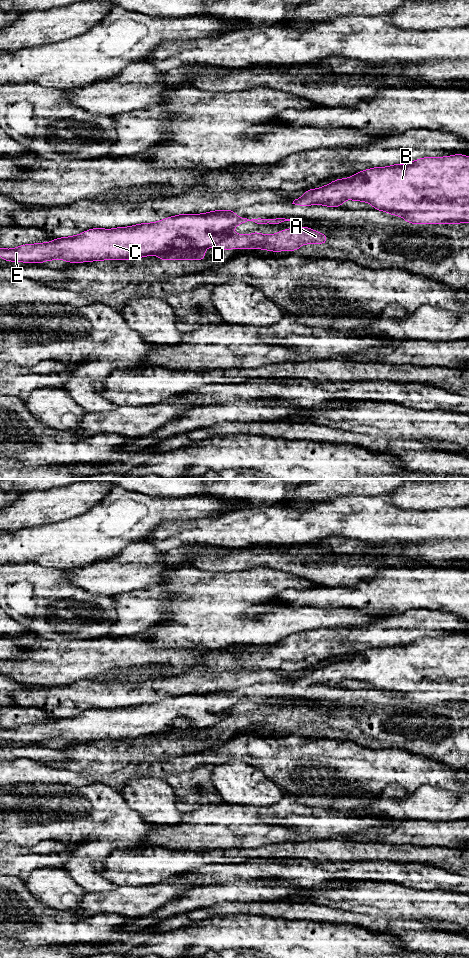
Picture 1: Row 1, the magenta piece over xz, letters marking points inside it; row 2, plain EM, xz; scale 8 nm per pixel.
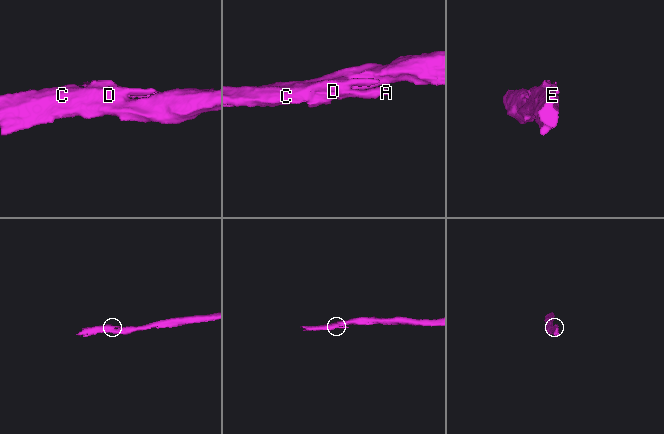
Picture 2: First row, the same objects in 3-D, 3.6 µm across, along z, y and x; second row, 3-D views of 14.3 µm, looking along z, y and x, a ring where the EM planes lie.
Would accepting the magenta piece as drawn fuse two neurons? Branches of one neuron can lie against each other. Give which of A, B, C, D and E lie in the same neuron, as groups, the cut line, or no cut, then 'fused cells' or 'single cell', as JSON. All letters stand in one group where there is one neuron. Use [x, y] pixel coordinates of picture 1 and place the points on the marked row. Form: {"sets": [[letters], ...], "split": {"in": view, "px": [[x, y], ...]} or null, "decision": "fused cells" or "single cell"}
{"sets": [["A"], ["B", "C", "D", "E"]], "split": {"in": "xz", "px": [[203, 248], [177, 238], [171, 250], [158, 255]]}, "decision": "fused cells"}

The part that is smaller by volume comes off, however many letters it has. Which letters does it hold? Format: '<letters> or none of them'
A

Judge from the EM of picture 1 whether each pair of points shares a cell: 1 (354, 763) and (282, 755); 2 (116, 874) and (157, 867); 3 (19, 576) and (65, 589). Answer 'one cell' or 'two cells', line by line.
1: one cell
2: one cell
3: one cell

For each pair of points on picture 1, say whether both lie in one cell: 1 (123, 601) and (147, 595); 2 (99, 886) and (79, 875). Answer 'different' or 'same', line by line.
1: same
2: same

